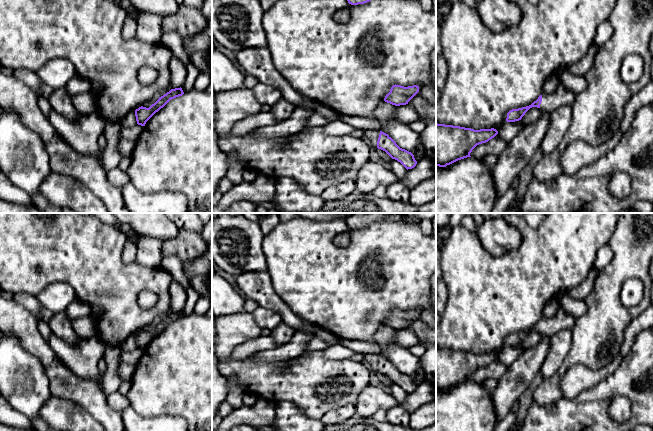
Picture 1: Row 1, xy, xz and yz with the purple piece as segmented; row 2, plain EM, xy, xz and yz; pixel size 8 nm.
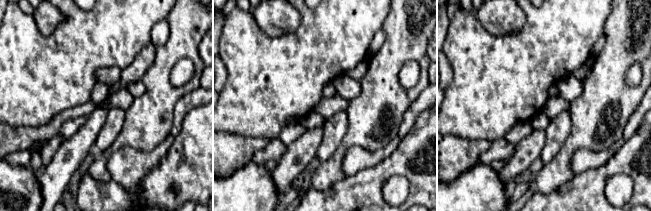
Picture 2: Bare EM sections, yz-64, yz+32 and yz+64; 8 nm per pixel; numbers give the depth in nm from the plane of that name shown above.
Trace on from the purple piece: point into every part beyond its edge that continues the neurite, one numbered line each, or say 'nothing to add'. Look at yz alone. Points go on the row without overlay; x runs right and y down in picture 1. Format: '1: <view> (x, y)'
1: yz (561, 321)

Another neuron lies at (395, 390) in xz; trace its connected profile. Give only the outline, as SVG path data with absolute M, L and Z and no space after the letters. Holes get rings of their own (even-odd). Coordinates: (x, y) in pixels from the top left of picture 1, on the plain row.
M391 383L388 387L390 393L399 401L404 402L406 399L407 393L397 384Z

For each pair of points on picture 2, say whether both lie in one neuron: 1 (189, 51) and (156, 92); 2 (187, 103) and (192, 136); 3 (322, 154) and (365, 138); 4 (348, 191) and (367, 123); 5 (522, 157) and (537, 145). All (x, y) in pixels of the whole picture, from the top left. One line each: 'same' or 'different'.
1: same
2: different
3: different
4: different
5: same

